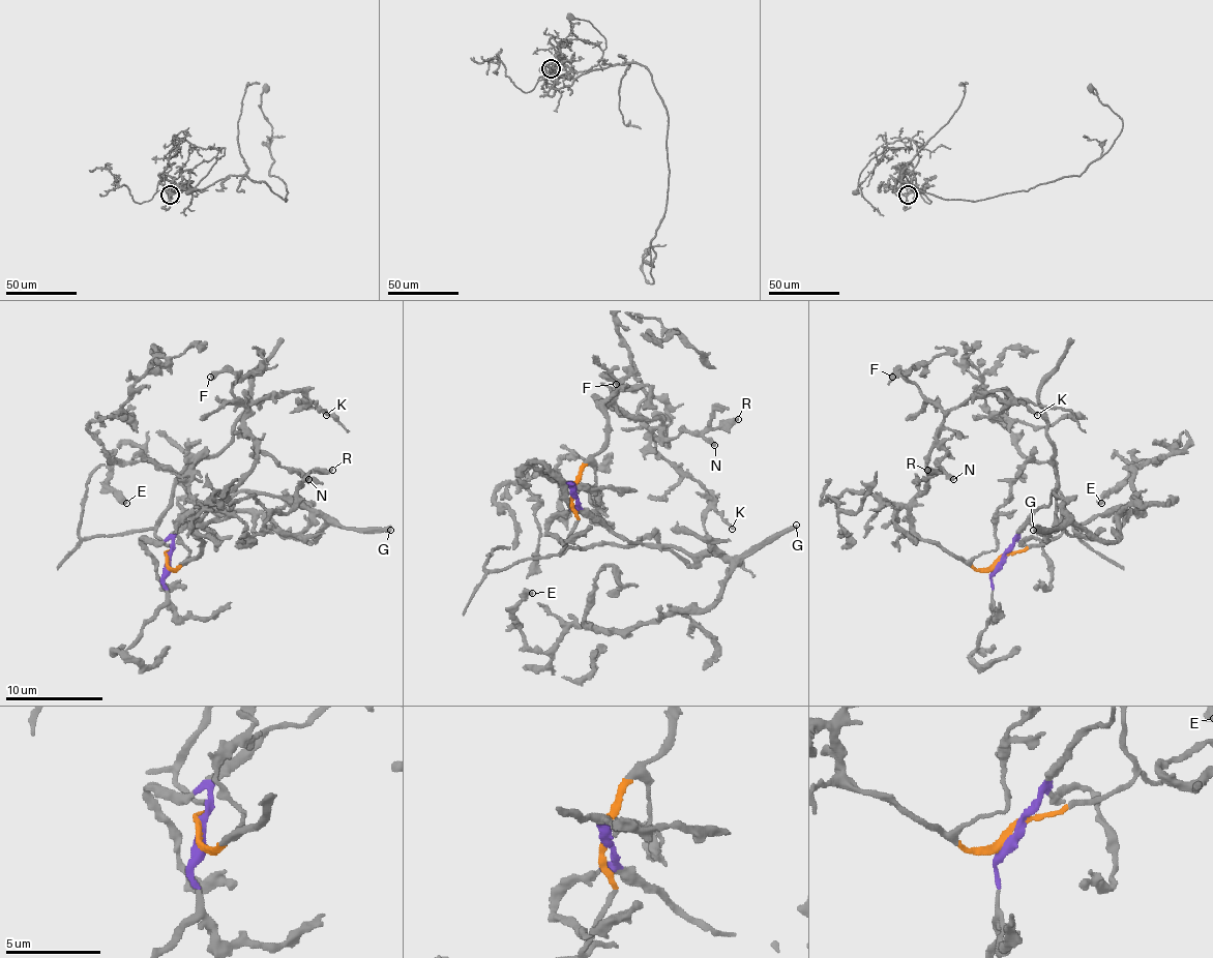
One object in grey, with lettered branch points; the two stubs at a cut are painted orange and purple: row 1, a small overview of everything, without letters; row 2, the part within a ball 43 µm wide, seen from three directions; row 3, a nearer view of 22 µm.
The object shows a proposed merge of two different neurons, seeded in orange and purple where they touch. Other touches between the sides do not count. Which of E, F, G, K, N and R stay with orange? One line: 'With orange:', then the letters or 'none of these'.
With orange: F, K, N, R

